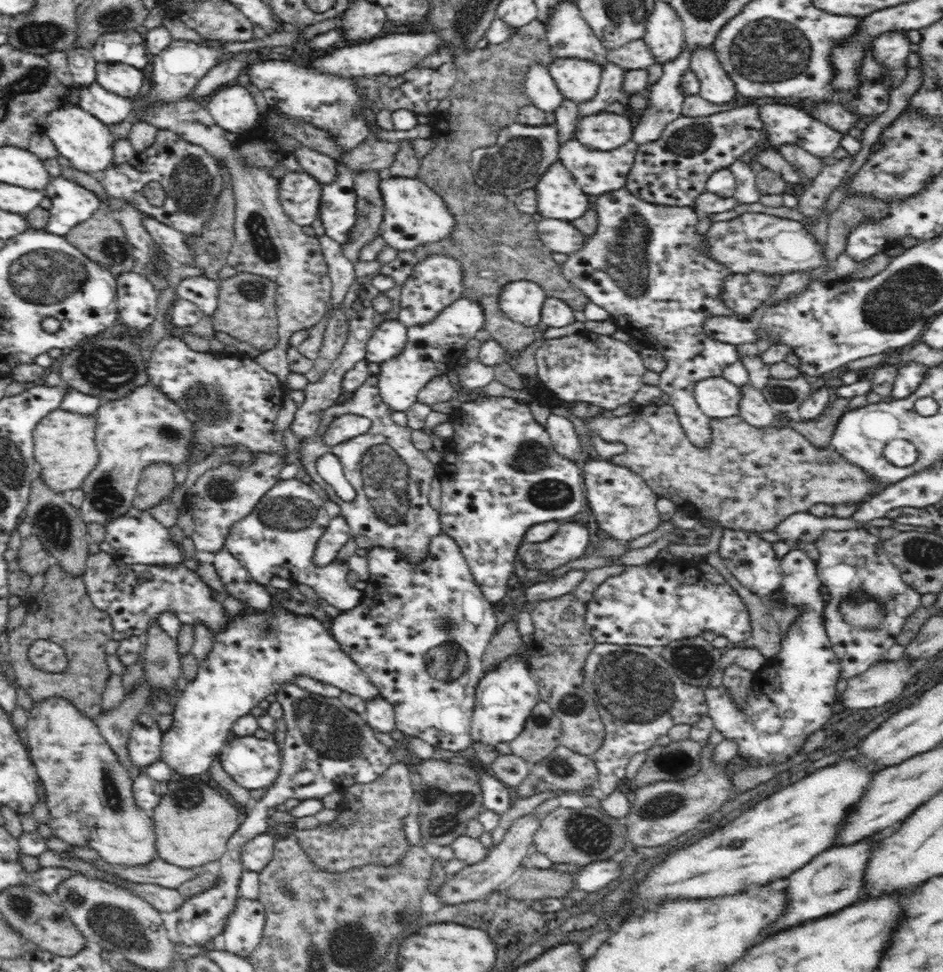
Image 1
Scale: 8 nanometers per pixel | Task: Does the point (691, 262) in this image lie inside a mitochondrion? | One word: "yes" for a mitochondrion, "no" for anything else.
no

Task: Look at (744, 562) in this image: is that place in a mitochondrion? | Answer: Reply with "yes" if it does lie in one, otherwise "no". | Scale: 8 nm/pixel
no

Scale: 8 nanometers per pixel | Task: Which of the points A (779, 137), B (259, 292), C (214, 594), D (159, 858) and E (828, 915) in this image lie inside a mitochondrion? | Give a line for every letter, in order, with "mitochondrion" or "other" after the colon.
A: other
B: mitochondrion
C: other
D: other
E: other

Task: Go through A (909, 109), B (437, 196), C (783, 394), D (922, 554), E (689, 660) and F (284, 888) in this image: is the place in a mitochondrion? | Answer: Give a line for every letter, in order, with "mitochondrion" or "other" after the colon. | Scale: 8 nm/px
A: other
B: other
C: mitochondrion
D: mitochondrion
E: mitochondrion
F: mitochondrion

